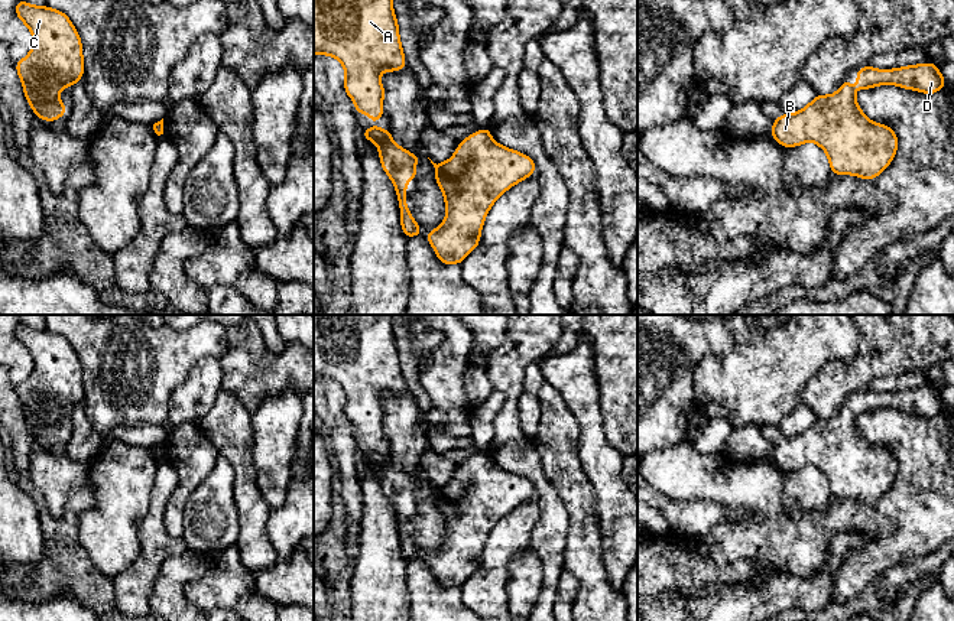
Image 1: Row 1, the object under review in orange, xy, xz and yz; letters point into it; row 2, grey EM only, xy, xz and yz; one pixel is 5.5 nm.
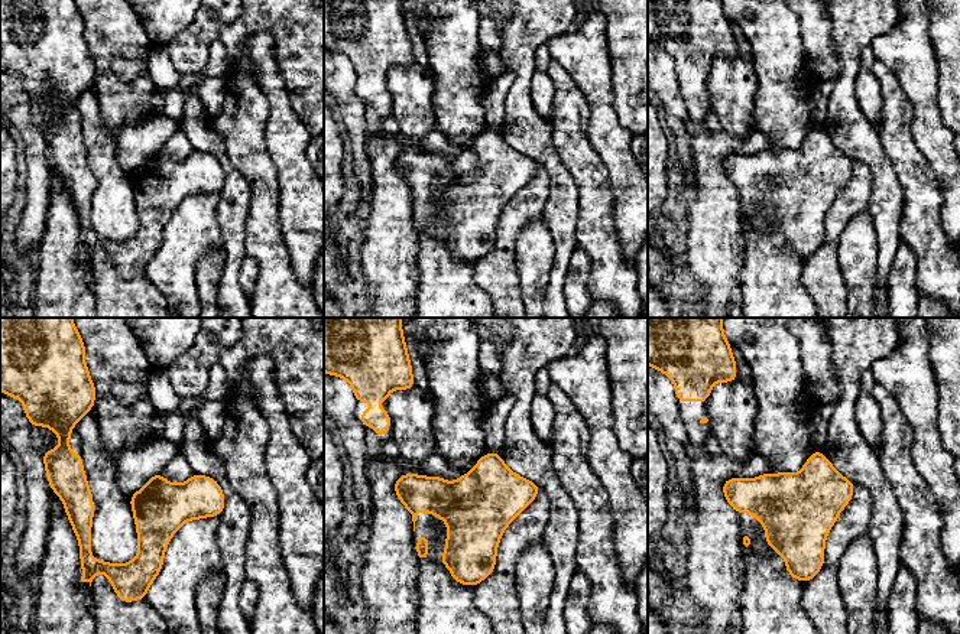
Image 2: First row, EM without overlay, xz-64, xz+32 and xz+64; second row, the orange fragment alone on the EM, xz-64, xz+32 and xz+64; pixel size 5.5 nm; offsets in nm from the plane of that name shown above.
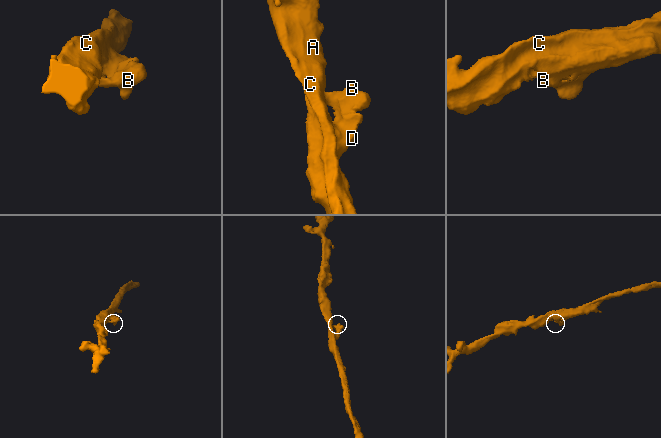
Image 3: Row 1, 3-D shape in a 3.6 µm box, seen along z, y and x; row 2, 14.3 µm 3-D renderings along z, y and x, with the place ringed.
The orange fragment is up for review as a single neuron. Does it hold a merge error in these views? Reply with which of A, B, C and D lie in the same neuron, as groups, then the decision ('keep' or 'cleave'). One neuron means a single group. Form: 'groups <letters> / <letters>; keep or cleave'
groups A B C D; keep

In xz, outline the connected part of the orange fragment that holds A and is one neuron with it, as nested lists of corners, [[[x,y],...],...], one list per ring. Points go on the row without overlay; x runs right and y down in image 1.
[[[314,315],[314,377],[318,378],[331,378],[337,381],[344,393],[345,393],[345,404],[344,404],[344,413],[347,419],[354,423],[354,433],[361,438],[366,436],[371,445],[376,445],[383,440],[383,419],[384,419],[384,412],[380,404],[380,399],[383,394],[400,394],[406,388],[406,383],[402,374],[402,367],[399,362],[399,351],[398,351],[398,344],[393,335],[393,328],[392,328],[392,315]]]

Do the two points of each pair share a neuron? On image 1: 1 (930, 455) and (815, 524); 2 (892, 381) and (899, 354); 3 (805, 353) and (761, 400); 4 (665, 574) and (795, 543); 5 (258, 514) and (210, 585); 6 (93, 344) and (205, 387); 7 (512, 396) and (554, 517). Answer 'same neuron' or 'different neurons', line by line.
1: same neuron
2: different neurons
3: same neuron
4: different neurons
5: different neurons
6: different neurons
7: same neuron

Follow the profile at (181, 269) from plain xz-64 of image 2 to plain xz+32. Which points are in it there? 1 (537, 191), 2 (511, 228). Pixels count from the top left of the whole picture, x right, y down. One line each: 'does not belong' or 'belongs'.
1: belongs
2: belongs

